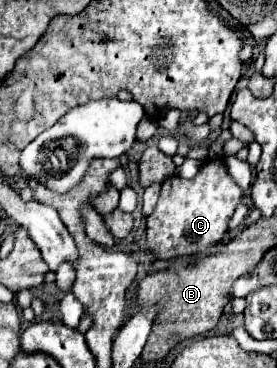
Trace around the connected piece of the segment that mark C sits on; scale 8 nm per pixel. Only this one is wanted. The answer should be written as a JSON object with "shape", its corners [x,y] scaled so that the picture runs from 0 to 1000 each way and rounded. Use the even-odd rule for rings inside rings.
{"shape":[[[794,429],[751,435],[693,489],[650,478],[599,484],[585,495],[570,554],[527,598],[534,679],[549,679],[578,707],[751,685],[816,636],[823,603],[874,533],[874,511],[845,500]]]}

